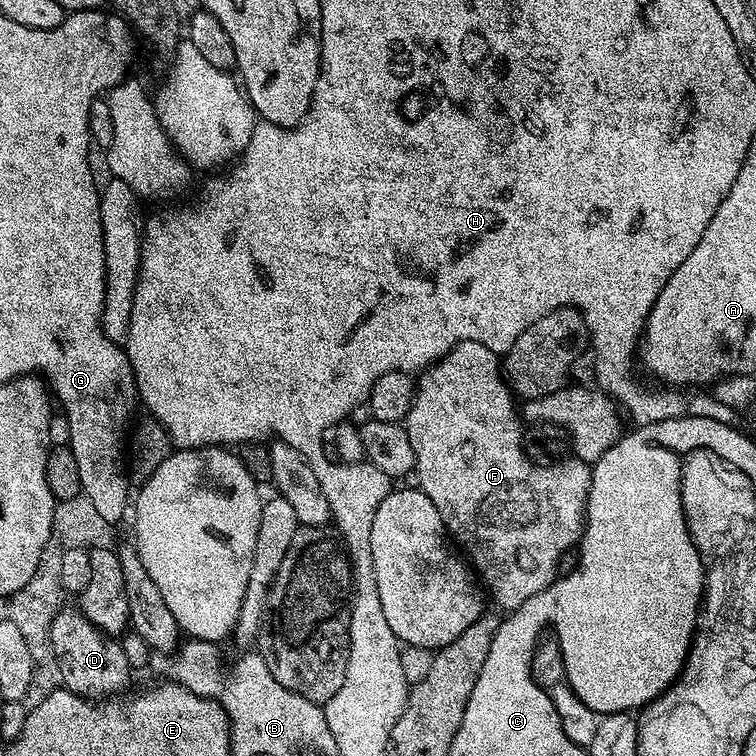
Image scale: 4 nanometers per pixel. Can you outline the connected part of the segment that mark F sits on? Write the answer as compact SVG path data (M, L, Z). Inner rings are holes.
M458 342L446 355L430 368L423 369L422 375L416 384L416 394L412 397L412 405L402 423L408 429L410 446L414 446L416 467L414 476L417 476L420 491L434 502L438 514L442 518L447 535L453 541L464 544L468 551L467 559L474 569L475 575L482 581L487 595L497 604L497 609L511 610L522 606L522 602L531 600L534 594L550 587L558 576L558 562L566 550L576 548L580 542L580 535L584 533L584 511L587 509L588 495L590 494L592 468L584 461L575 458L565 458L559 464L535 464L524 454L524 437L522 435L522 416L518 411L514 393L502 371L502 360L497 353L491 352L482 342Z

